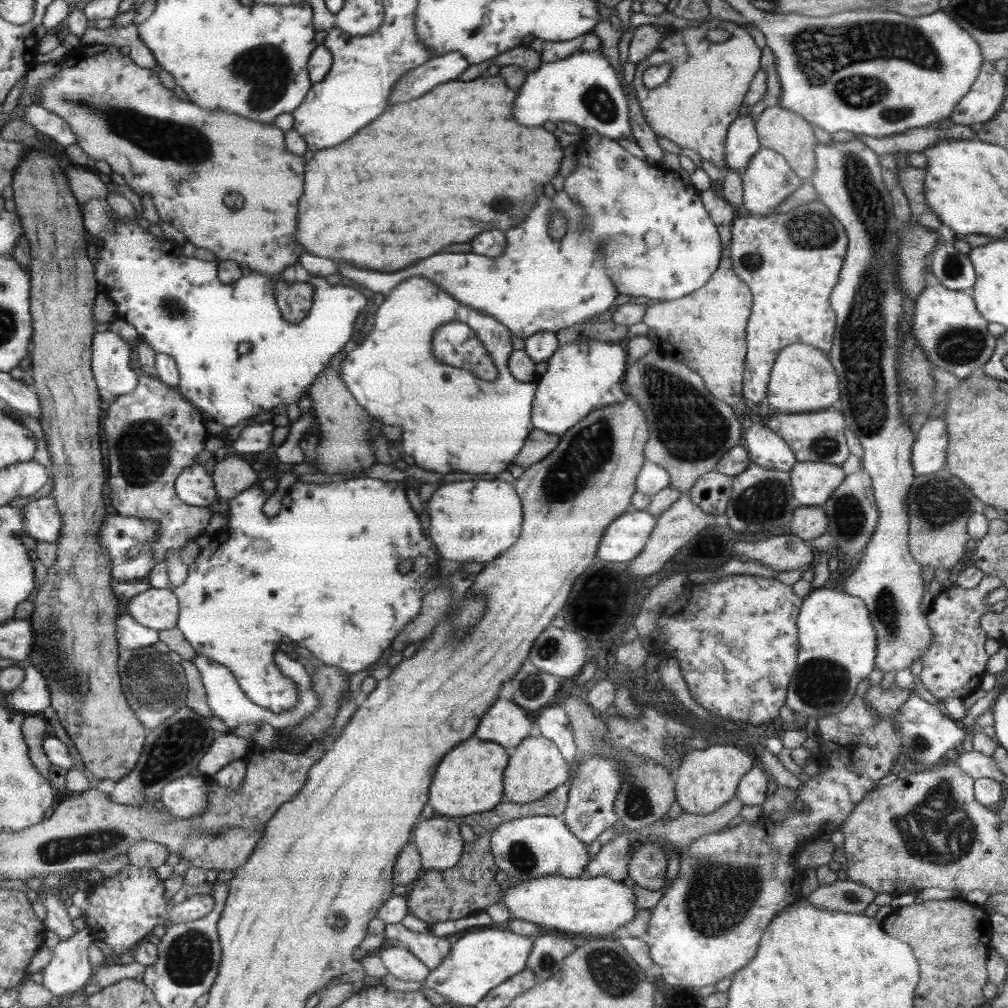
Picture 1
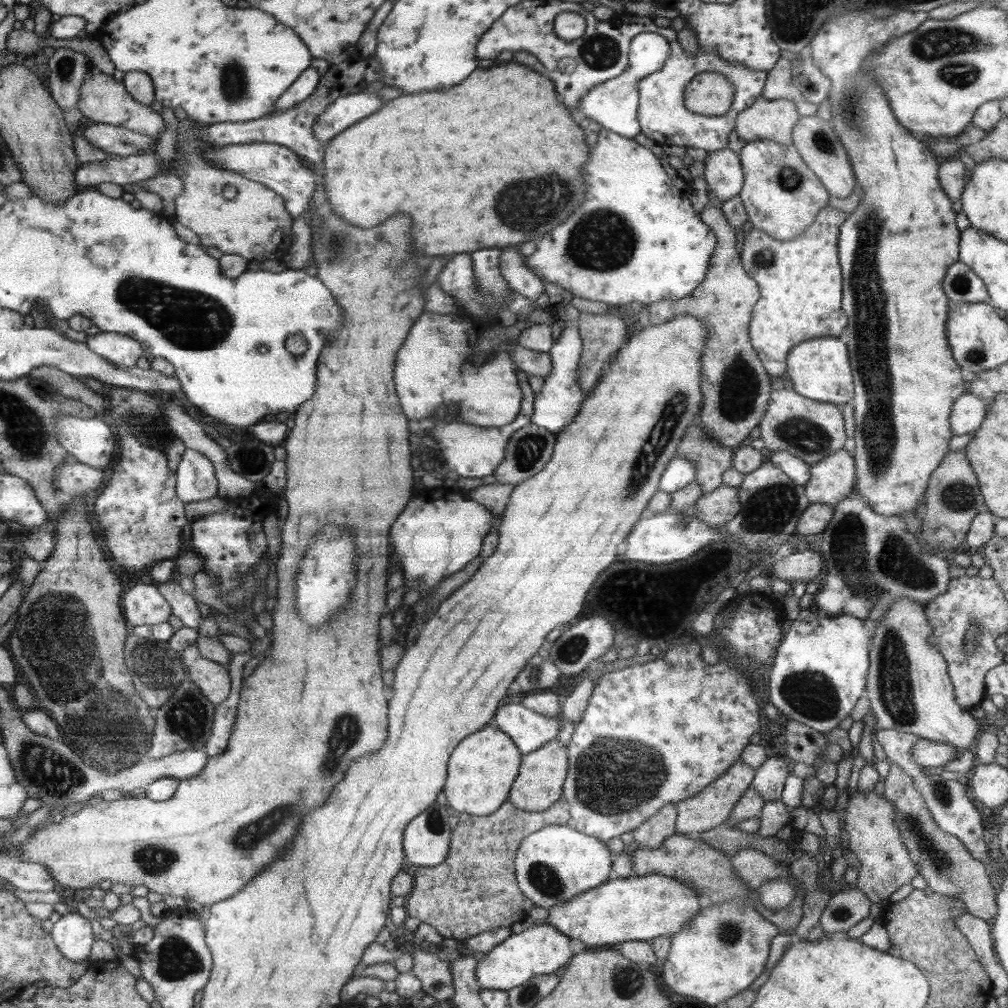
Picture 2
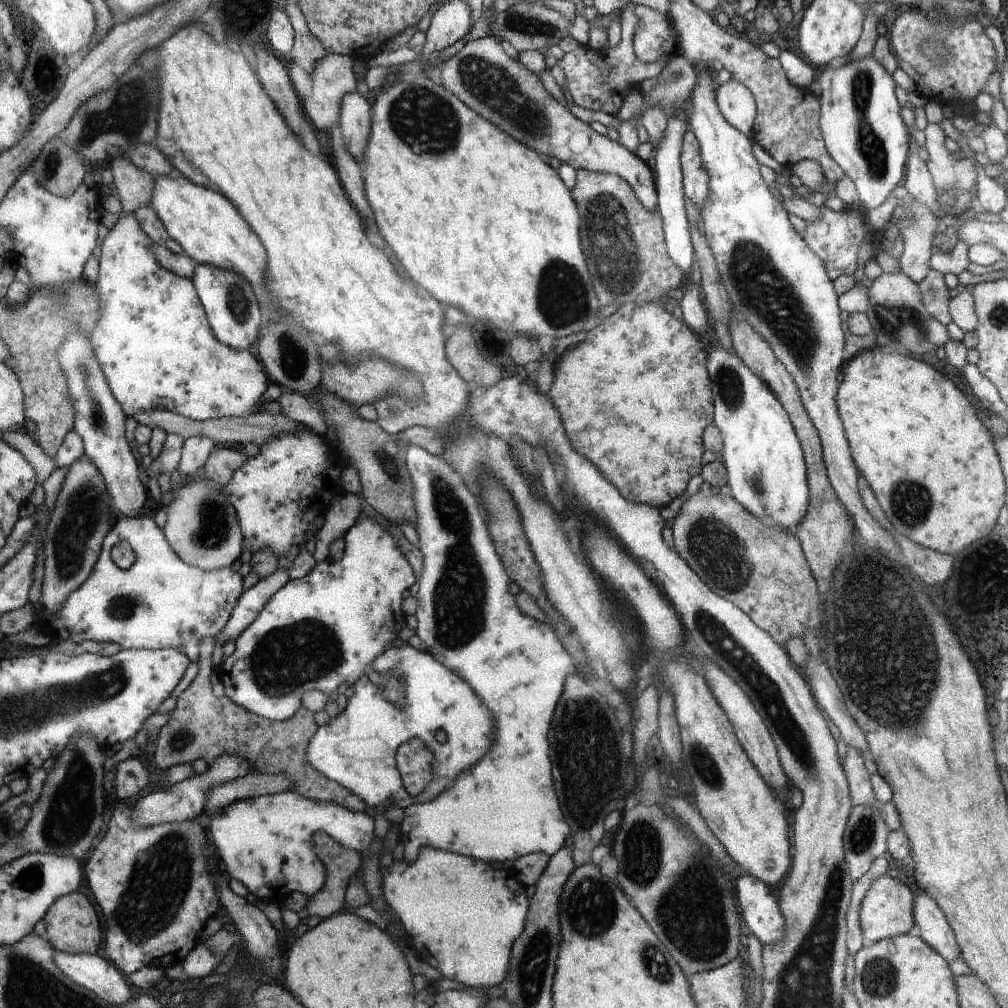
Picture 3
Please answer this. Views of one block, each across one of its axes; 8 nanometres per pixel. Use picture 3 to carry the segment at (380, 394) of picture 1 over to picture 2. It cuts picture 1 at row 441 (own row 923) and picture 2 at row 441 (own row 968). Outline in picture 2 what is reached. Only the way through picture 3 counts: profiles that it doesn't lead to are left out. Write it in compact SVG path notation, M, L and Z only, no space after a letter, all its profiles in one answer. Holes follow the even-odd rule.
M521 370L517 372L519 385L522 391L521 409L514 422L506 426L470 426L466 422L438 422L438 426L434 428L432 436L438 442L438 456L440 460L444 460L444 464L448 464L450 472L456 472L460 477L464 478L479 478L490 476L496 470L496 467L503 461L505 448L512 434L519 428L531 423L533 413L533 404L535 401L535 392L531 389L528 382L529 375Z

